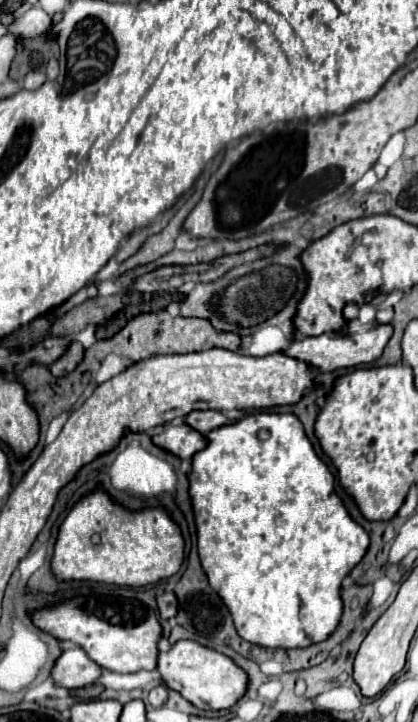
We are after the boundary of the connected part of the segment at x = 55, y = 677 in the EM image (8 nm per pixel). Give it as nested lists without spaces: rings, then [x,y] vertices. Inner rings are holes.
[[[79,645],[64,648],[62,655],[56,659],[50,679],[58,687],[78,689],[84,685],[92,685],[100,677],[100,667],[82,651]]]

